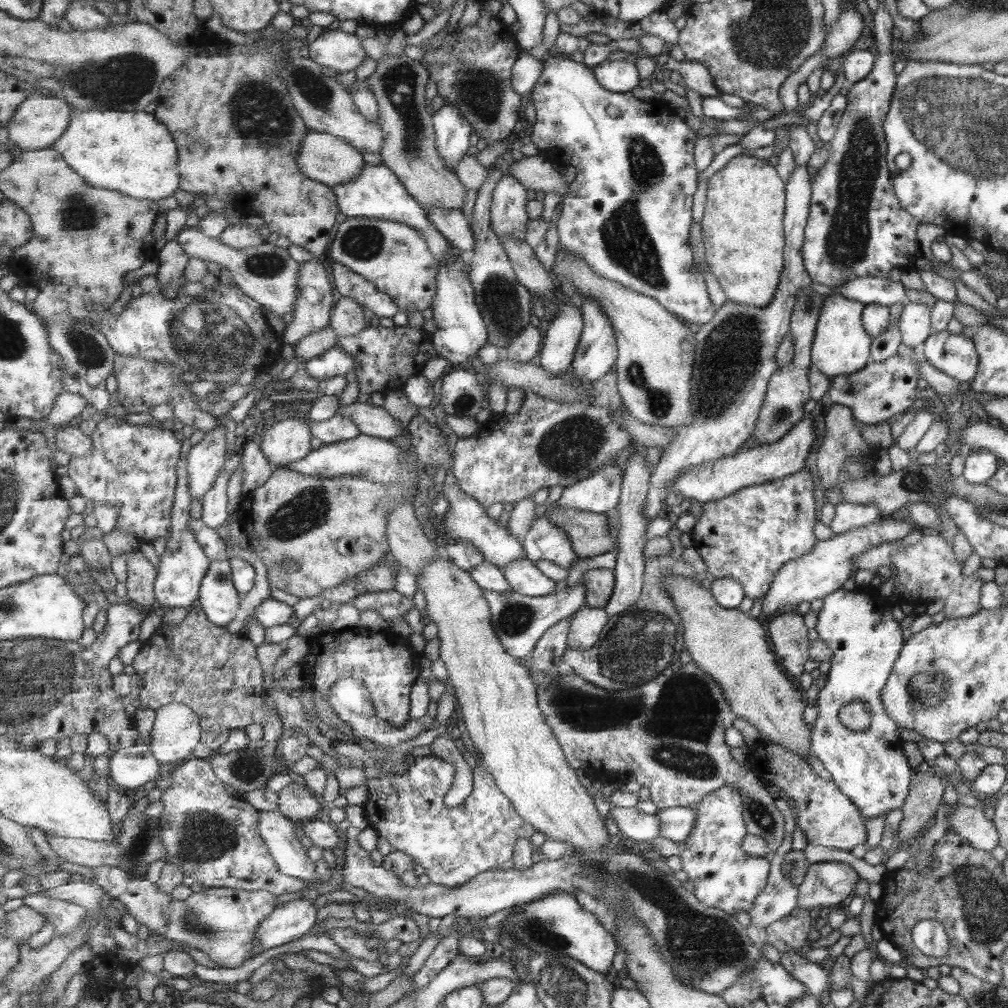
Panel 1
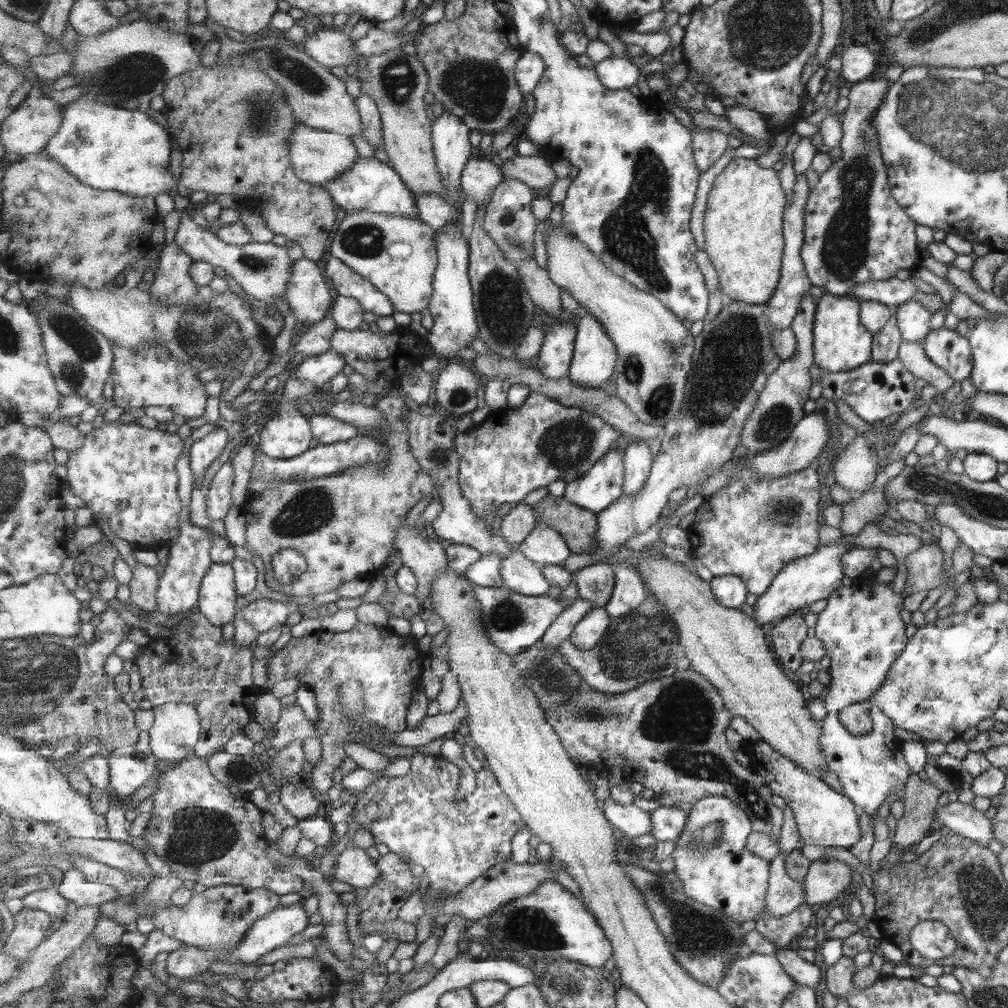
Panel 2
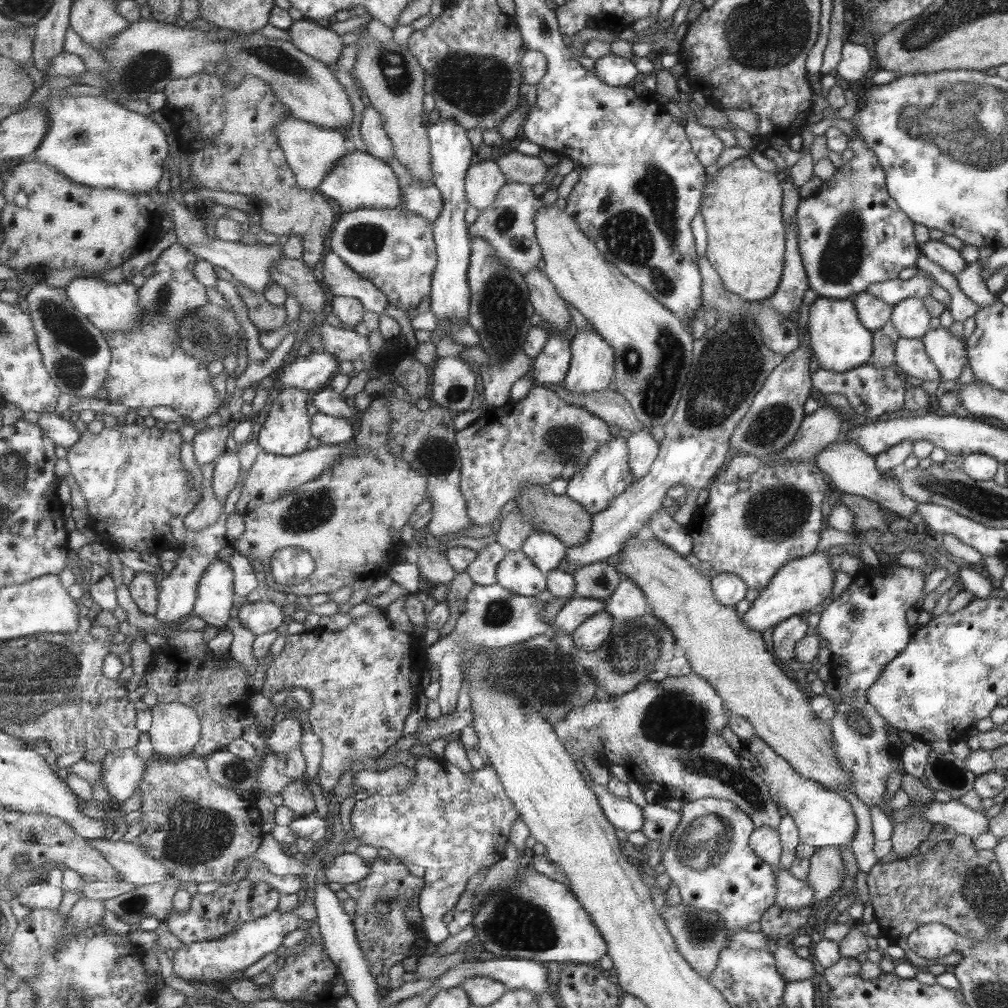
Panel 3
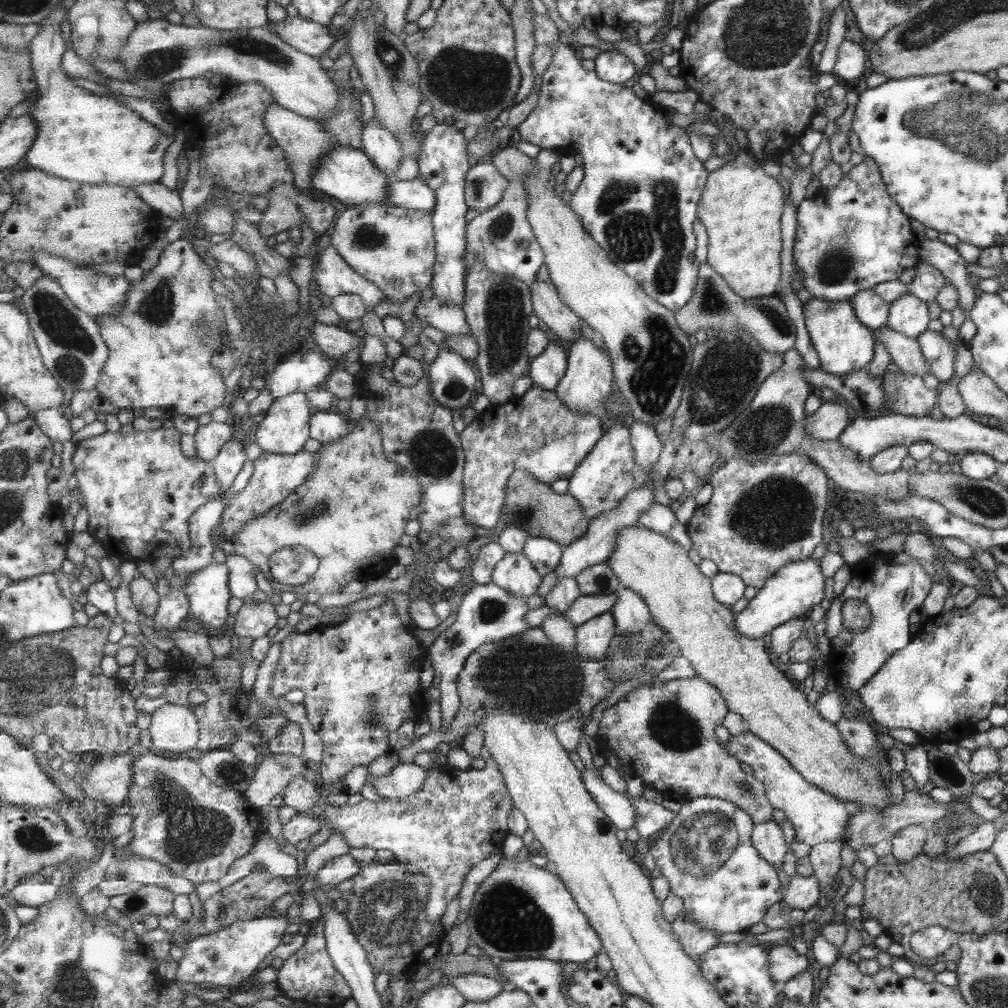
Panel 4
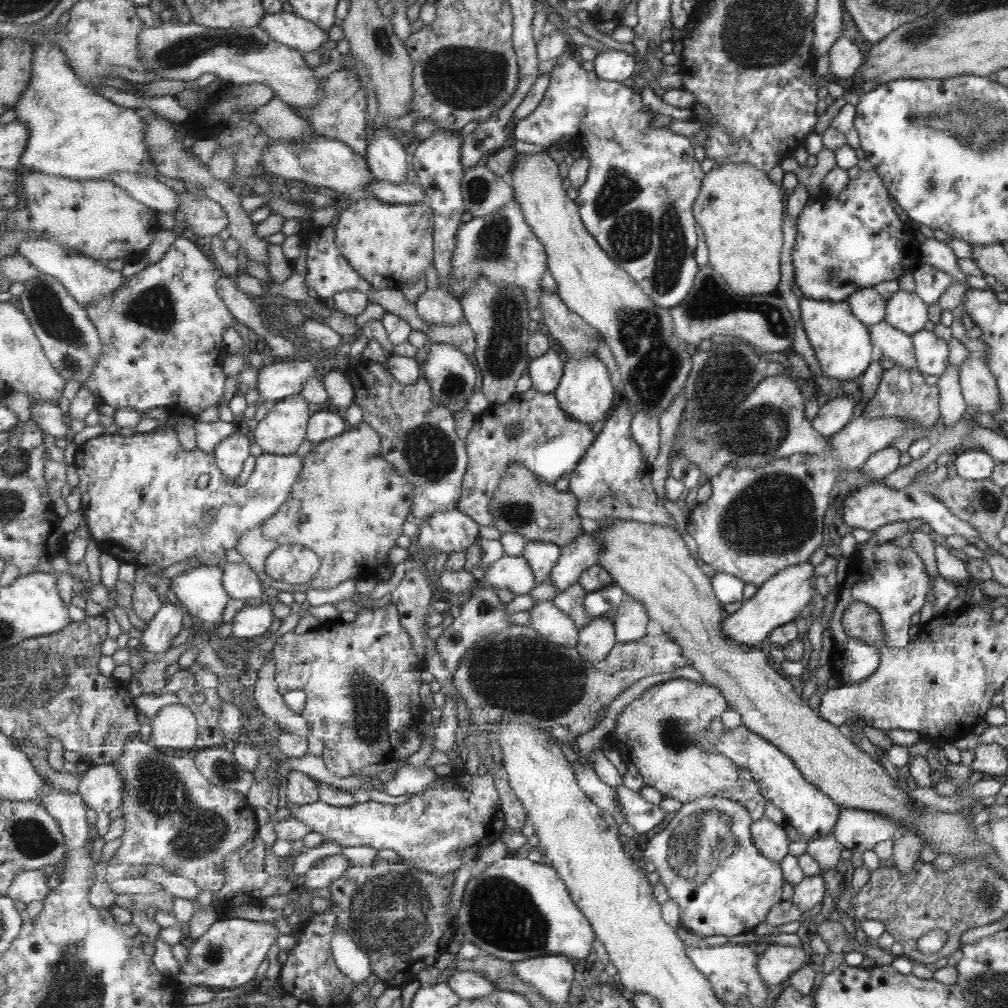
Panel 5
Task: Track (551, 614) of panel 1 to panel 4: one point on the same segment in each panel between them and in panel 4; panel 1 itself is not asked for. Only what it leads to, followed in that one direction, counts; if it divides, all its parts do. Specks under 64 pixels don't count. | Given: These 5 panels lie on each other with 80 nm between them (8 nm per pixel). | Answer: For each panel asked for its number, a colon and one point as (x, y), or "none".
2: (514, 622)
3: (493, 617)
4: (486, 613)

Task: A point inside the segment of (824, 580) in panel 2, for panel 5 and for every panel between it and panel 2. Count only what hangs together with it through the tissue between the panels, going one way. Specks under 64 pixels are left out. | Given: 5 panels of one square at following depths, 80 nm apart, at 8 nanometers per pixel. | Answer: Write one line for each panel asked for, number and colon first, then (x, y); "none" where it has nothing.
3: (801, 584)
4: (796, 587)
5: (778, 601)

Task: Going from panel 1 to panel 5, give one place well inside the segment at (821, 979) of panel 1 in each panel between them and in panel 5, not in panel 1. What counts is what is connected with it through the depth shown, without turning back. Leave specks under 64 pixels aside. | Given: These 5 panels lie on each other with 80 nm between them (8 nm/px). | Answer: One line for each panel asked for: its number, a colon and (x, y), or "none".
2: (801, 973)
3: (789, 966)
4: (784, 963)
5: (774, 963)

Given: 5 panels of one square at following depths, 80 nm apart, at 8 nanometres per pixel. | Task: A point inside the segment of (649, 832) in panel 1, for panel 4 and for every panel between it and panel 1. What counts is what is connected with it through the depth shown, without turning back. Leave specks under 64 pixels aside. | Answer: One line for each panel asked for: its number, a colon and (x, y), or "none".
2: (632, 821)
3: (626, 816)
4: (617, 805)

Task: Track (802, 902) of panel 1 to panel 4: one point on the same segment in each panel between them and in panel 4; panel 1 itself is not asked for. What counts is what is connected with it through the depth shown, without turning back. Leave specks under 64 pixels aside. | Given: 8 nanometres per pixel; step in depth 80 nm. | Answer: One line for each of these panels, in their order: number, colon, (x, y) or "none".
2: (826, 878)
3: (825, 872)
4: (824, 857)

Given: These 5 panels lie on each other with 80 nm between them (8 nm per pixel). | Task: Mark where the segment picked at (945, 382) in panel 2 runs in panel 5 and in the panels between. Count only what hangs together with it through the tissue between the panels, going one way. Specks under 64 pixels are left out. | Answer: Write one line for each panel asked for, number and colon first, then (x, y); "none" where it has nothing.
3: (909, 355)
4: (904, 352)
5: (888, 341)

